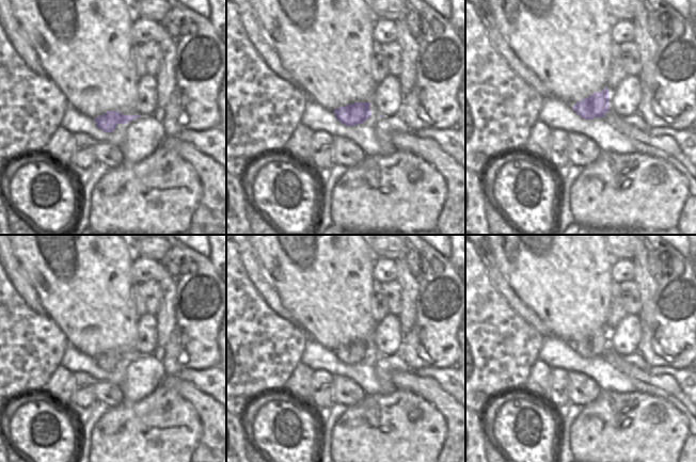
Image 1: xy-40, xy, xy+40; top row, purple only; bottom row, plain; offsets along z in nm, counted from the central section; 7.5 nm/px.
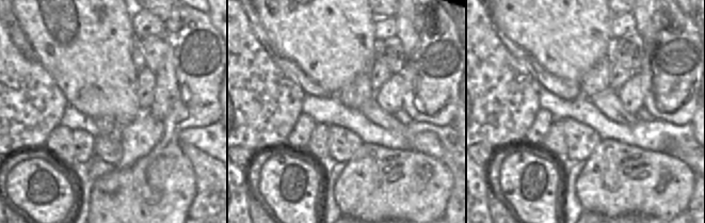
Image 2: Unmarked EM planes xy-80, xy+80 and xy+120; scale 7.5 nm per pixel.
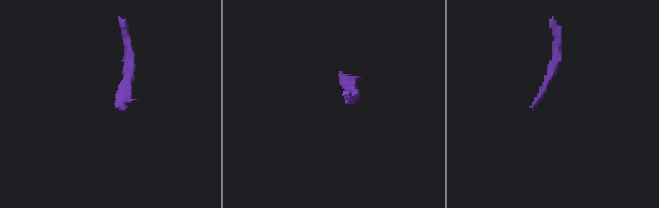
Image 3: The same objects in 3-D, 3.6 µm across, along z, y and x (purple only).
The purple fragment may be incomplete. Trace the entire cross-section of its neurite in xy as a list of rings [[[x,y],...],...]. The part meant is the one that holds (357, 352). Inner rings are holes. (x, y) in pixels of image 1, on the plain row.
[[[354,341],[334,350],[336,357],[346,365],[357,365],[366,361],[373,353],[370,341]]]

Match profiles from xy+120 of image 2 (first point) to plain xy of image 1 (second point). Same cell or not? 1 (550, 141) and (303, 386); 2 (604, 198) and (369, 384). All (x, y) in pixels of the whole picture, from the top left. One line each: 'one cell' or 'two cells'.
1: two cells
2: two cells

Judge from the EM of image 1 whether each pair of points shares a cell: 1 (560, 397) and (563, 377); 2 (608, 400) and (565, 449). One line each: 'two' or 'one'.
1: one
2: two

